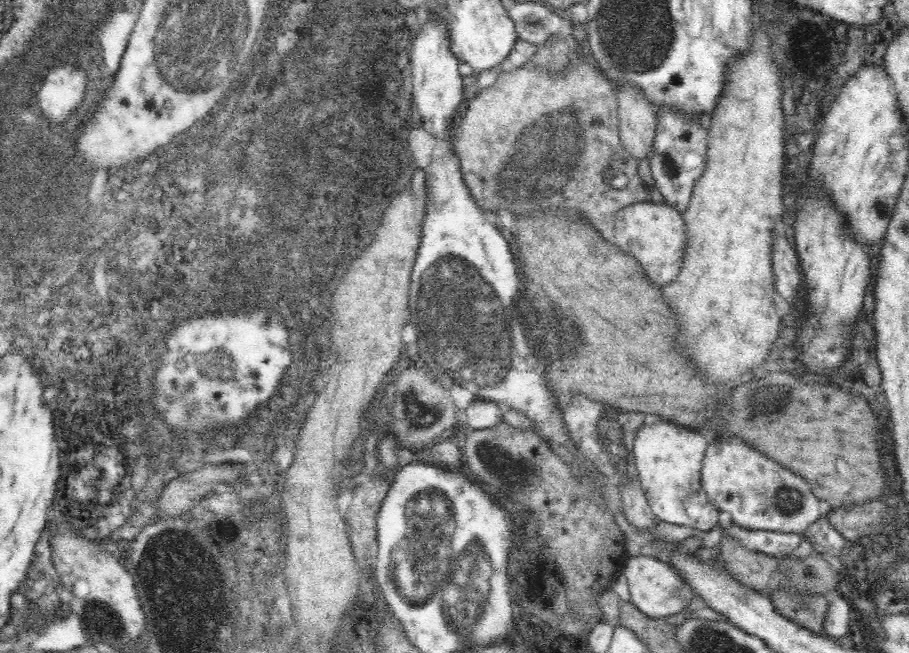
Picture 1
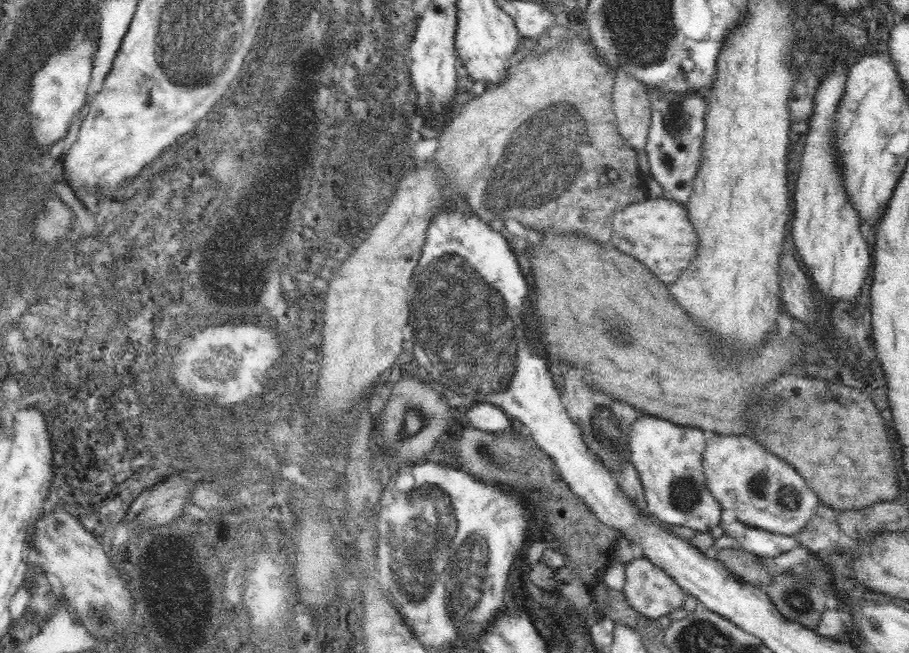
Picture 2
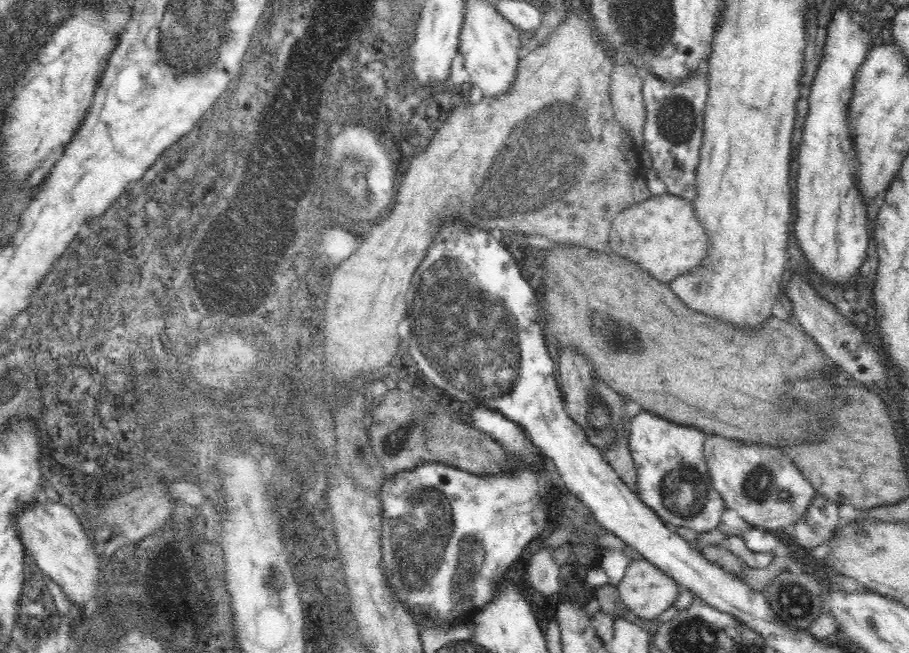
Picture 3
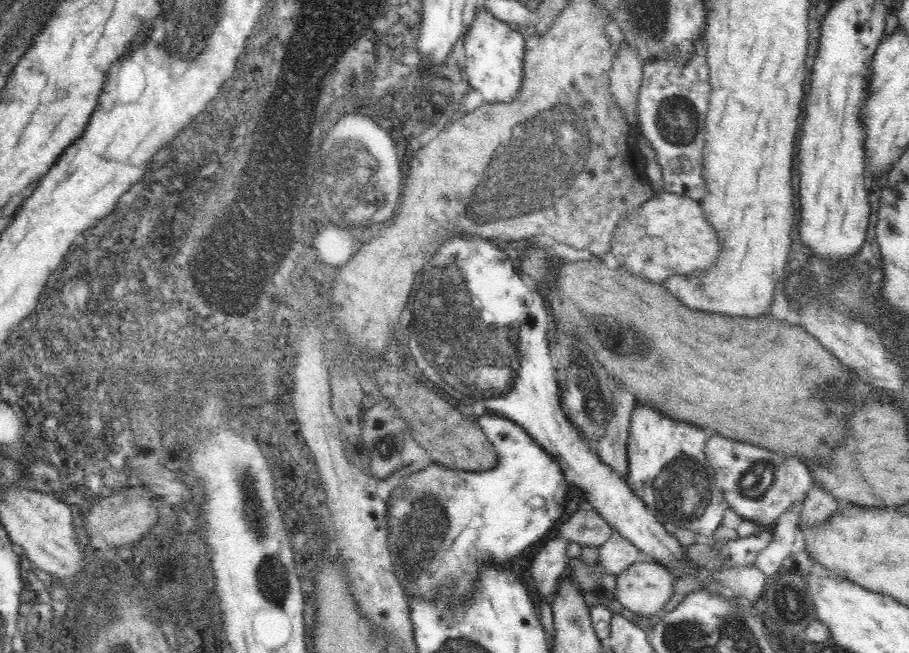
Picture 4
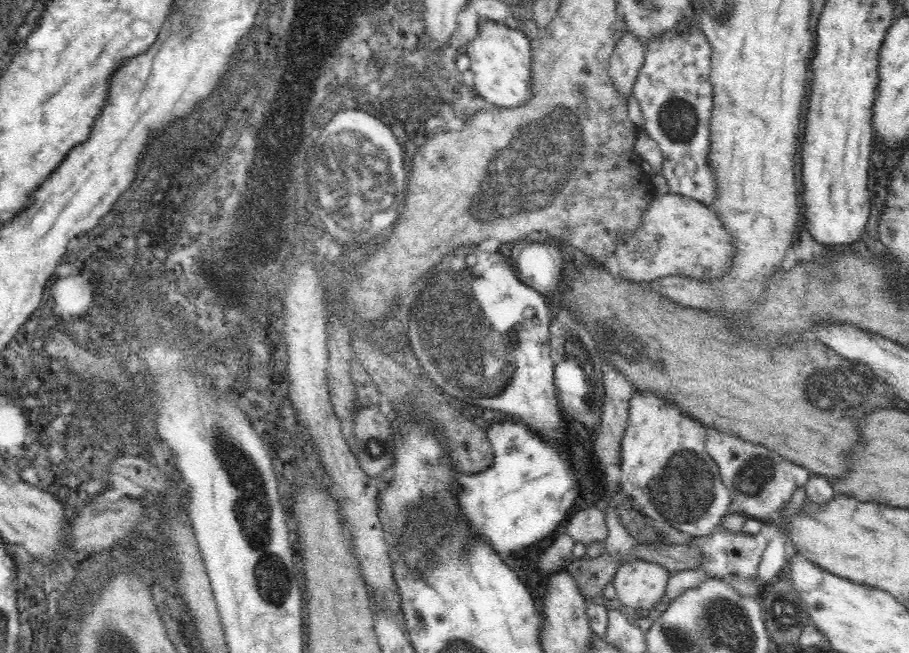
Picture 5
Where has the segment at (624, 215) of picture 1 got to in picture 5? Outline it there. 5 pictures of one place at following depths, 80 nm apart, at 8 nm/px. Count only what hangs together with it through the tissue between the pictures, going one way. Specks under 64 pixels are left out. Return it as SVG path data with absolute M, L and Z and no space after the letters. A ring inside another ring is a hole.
M668 192L654 196L636 230L622 230L618 234L614 253L620 276L648 284L668 275L700 280L724 276L728 272L734 246L730 233L714 209L688 196Z

